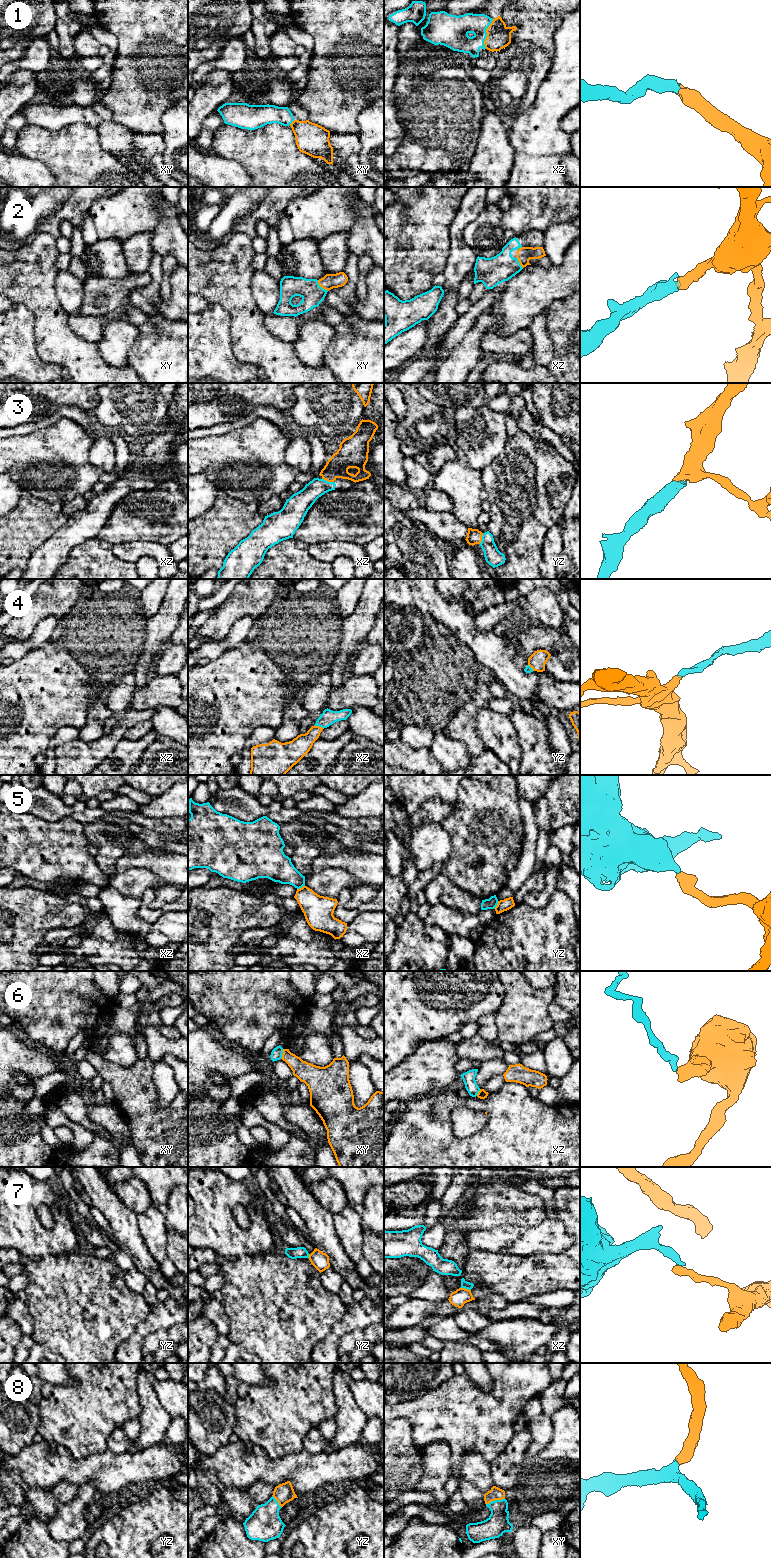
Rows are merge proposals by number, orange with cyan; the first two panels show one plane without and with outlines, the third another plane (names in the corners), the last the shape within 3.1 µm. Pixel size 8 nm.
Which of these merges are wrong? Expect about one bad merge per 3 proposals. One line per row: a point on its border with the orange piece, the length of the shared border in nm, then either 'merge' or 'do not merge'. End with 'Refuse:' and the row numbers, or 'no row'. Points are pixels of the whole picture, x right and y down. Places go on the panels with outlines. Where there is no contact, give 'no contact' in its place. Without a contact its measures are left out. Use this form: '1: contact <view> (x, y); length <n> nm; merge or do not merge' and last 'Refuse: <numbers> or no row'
1: contact xz (487, 34); length 240 nm; merge
2: contact xy (321, 286); length 130 nm; merge
3: contact xz (328, 481); length 100 nm; merge
4: contact xz (318, 726); length 80 nm; merge
5: contact xz (300, 888); length 70 nm; do not merge
6: contact xy (282, 1054); length 80 nm; do not merge
7: contact xz (466, 1289); length 80 nm; do not merge
8: contact xy (495, 1499); length 160 nm; merge
Refuse: 5, 6, 7

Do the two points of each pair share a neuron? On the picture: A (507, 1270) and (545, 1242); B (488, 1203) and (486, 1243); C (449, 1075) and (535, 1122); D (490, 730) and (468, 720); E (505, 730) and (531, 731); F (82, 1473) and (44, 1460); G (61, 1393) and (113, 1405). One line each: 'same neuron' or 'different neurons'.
A: different neurons
B: different neurons
C: different neurons
D: different neurons
E: different neurons
F: same neuron
G: same neuron

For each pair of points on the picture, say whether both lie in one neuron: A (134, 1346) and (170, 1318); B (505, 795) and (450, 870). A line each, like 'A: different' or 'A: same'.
A: same
B: same

